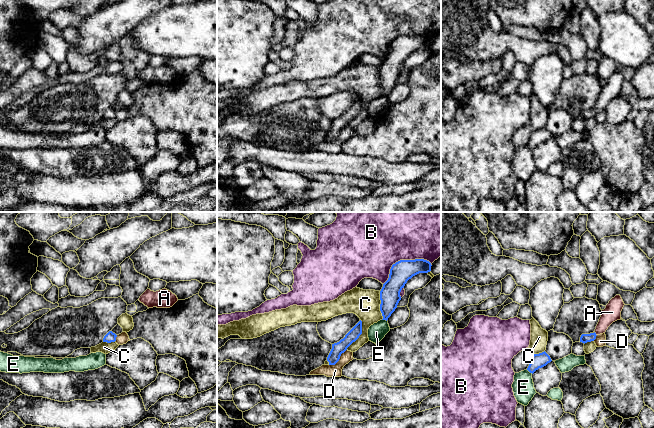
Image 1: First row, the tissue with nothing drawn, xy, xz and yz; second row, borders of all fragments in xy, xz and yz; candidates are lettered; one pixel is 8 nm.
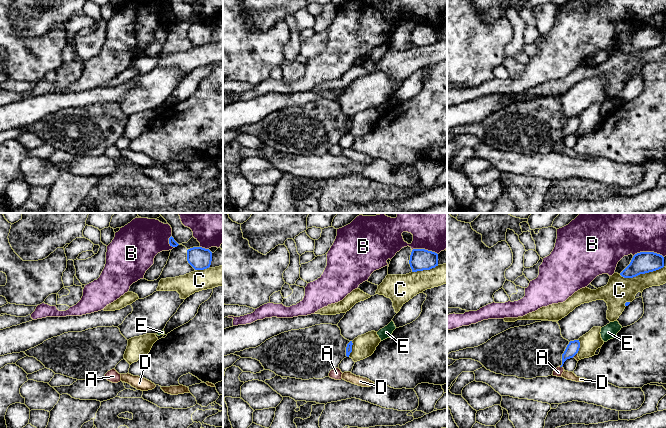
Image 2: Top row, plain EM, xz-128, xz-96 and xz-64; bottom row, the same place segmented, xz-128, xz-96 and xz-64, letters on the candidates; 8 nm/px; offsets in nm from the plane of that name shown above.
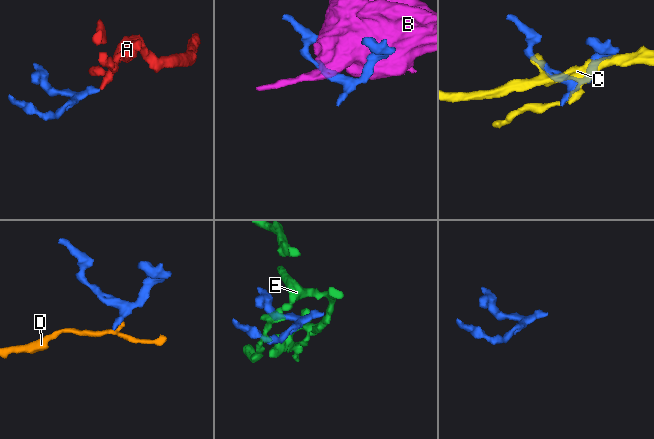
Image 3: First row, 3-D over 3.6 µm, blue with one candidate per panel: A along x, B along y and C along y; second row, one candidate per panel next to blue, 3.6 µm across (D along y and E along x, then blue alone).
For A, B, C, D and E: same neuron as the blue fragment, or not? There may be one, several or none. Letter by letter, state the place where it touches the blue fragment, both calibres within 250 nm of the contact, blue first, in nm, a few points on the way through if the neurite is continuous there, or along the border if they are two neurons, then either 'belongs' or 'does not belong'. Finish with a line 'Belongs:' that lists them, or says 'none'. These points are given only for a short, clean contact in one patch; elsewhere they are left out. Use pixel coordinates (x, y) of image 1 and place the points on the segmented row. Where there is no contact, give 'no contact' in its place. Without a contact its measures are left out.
A: contact yz (595, 333); calibres 70 and 140 nm; way yz (584, 338), (591, 337), (595, 333), (612, 312); belongs
B: contact xz (402, 260); calibres 170 and 500 nm; does not belong
C: contact xz (361, 333); calibres 100 and 220 nm; does not belong
D: contact xz (339, 358); calibres 100 and 100 nm; border xz (346, 349), (334, 364), (329, 365); does not belong
E: contact yz (529, 371); calibres 120 and 180 nm; does not belong
Belongs: A

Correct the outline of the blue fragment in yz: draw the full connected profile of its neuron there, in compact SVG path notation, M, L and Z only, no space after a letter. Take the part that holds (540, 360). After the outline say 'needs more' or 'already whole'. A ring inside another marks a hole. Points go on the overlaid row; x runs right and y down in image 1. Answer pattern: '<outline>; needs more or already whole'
M545 351L539 354L534 354L530 360L527 370L533 374L536 370L546 366L551 361L550 356Z; already whole

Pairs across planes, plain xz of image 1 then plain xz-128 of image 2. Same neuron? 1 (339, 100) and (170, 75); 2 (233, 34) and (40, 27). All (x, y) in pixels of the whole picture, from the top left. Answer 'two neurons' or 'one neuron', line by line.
1: one neuron
2: two neurons

